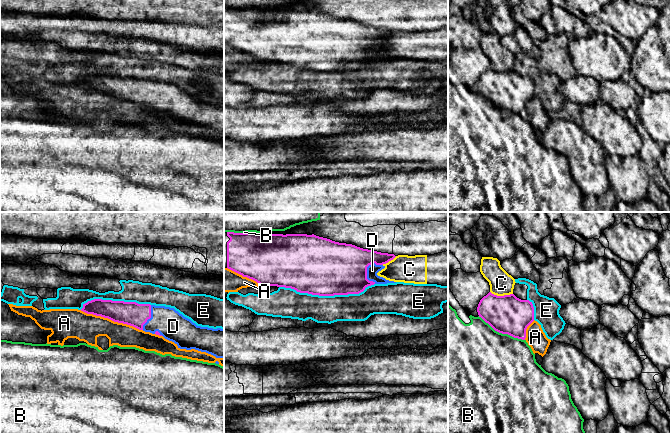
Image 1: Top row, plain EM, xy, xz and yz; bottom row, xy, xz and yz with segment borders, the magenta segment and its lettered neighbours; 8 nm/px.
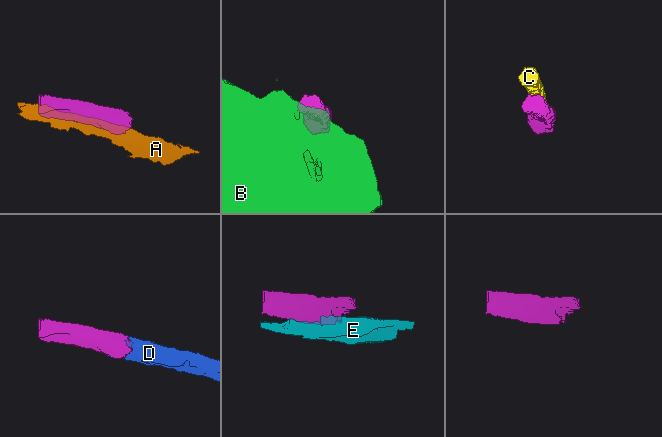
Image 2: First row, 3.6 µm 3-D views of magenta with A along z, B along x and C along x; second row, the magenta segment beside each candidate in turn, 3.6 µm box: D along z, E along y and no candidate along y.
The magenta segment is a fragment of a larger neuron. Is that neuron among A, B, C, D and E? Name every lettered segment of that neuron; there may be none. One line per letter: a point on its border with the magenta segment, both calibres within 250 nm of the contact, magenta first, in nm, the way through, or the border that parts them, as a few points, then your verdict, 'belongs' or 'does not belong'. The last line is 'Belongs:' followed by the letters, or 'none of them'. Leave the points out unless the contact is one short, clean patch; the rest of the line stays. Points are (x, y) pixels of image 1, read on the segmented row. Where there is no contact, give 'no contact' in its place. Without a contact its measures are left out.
A: contact xy (111, 319); calibres 190 and 220 nm; does not belong
B: contact yz (501, 332); calibres 320 and 480 nm; does not belong
C: contact yz (501, 296); calibres 320 and 190 nm; does not belong
D: contact xz (367, 266); calibres 420 and 90 nm; belongs
E: contact xz (326, 295); calibres 460 and 220 nm; does not belong
Belongs: D

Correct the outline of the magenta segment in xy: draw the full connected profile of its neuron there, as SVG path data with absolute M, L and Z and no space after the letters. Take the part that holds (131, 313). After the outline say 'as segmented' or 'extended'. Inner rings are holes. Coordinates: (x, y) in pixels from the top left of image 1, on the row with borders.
M94 299L83 304L81 311L108 318L114 322L127 324L145 332L163 336L165 339L174 342L180 349L195 349L211 354L216 358L224 358L224 329L197 326L174 308L138 304L136 302Z; extended

